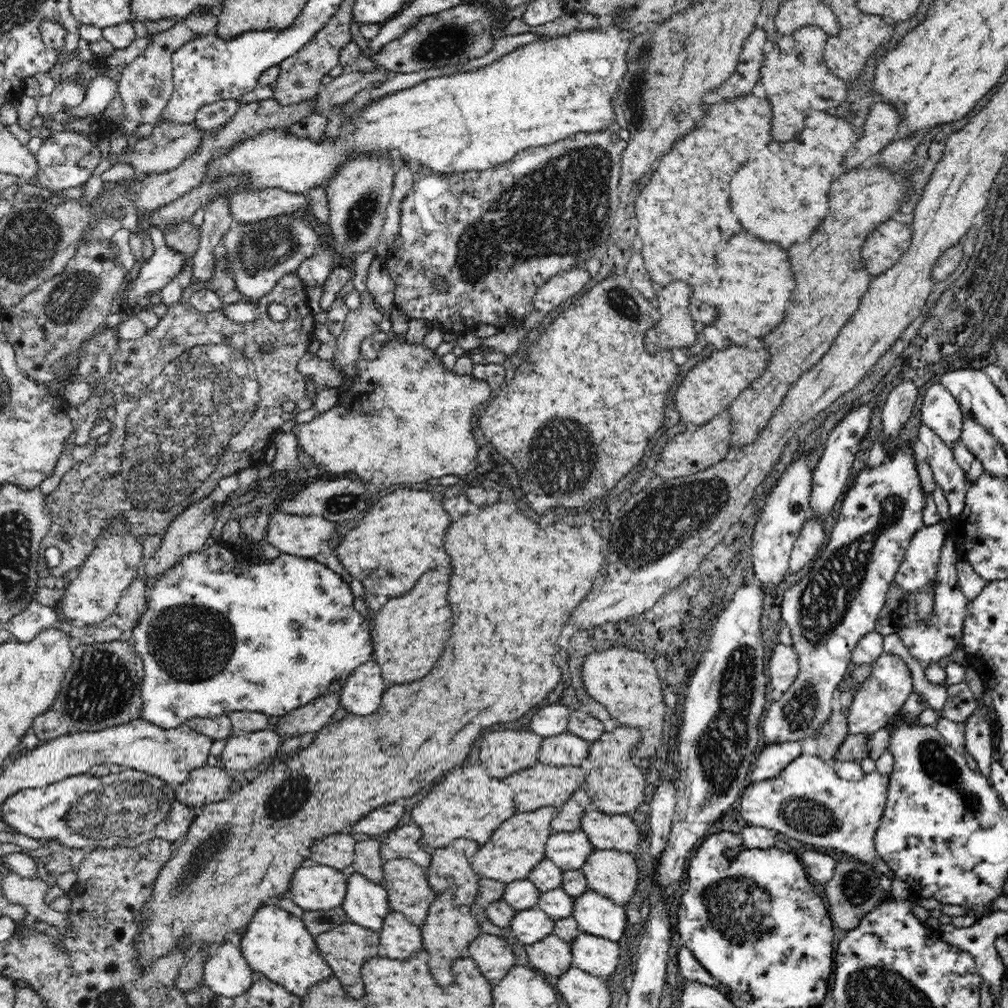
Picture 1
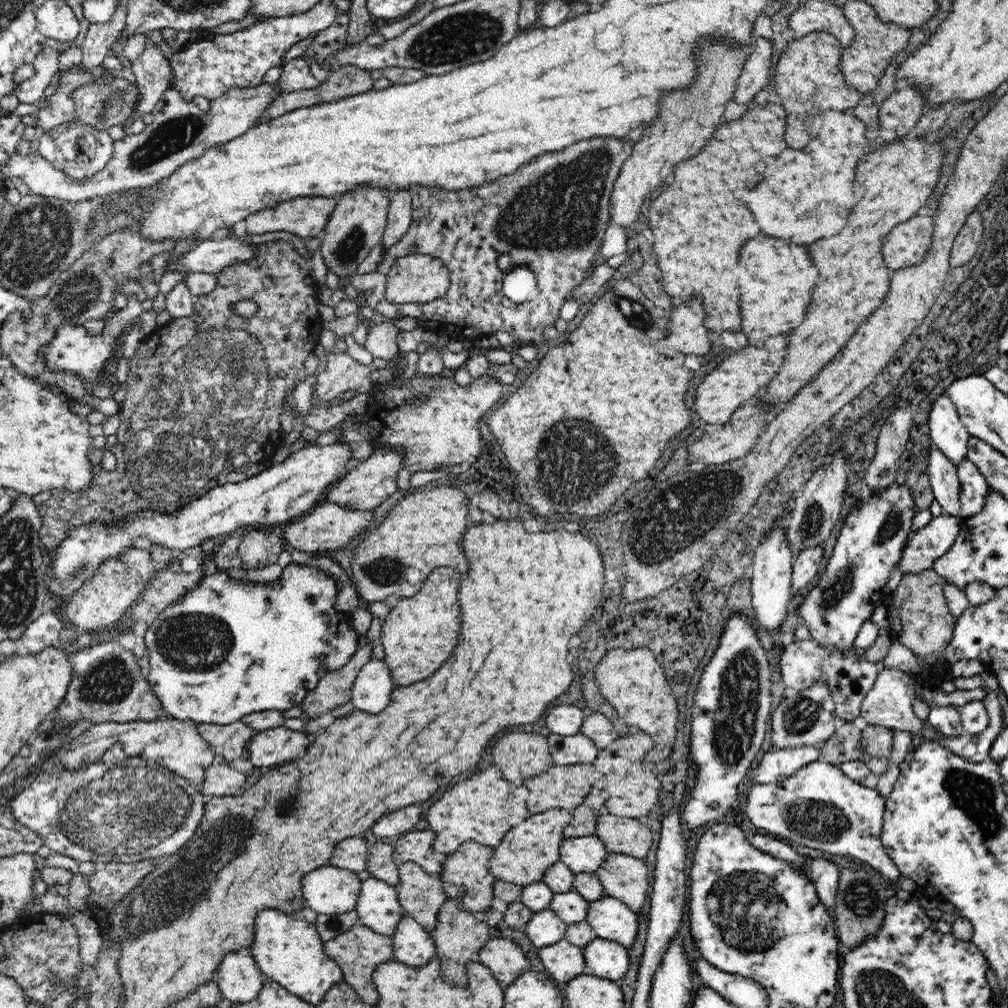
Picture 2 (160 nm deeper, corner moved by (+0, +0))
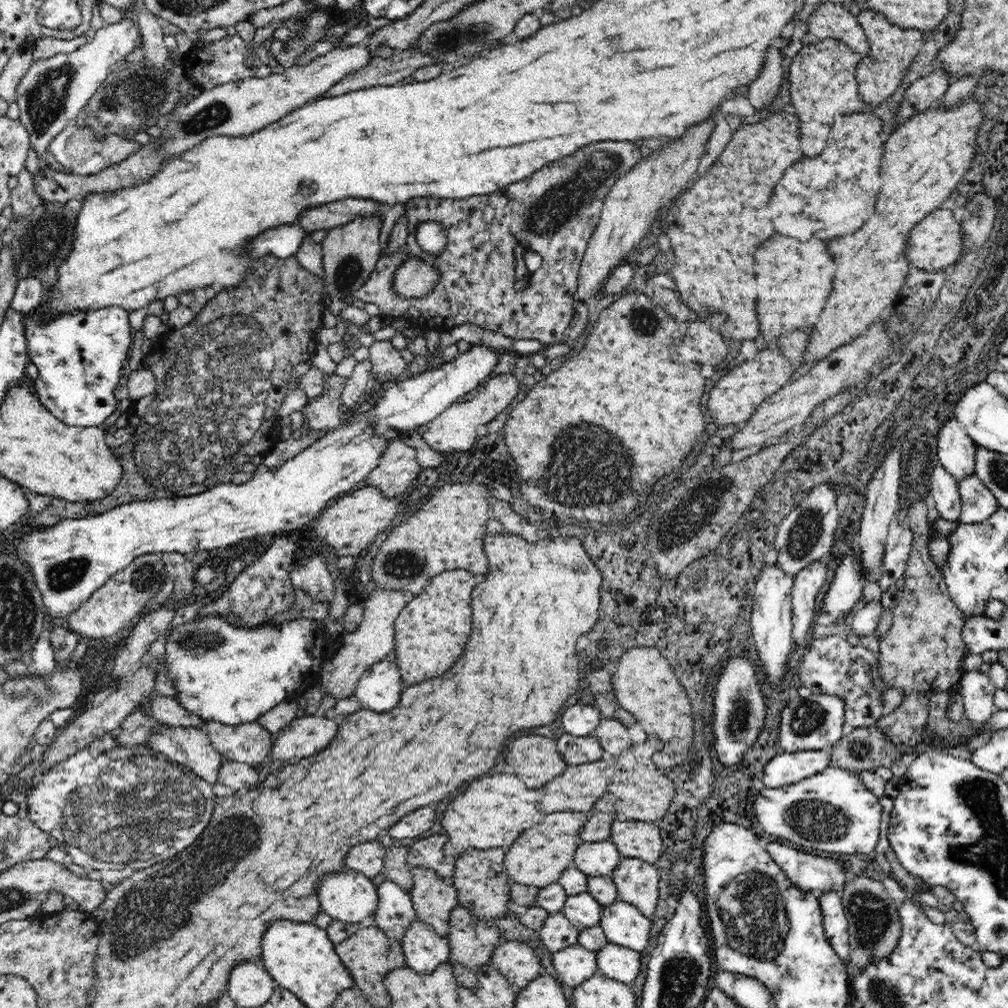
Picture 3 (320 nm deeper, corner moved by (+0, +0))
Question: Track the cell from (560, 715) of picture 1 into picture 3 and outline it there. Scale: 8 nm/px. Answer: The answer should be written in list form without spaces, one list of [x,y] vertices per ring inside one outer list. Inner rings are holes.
[[[576,704],[570,706],[562,714],[562,726],[566,733],[572,736],[586,737],[593,735],[599,728],[601,721],[600,710],[595,705],[581,706],[581,704]]]

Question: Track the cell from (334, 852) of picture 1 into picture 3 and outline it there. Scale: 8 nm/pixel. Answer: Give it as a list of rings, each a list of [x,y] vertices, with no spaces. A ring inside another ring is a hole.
[[[378,840],[370,844],[360,844],[348,852],[345,868],[357,870],[372,879],[382,873],[387,854],[388,850]]]

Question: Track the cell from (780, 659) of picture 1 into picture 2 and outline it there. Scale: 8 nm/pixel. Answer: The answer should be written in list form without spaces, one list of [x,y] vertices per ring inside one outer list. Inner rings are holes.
[[[794,640],[781,654],[780,670],[782,680],[786,687],[796,690],[806,690],[812,686],[817,679],[826,681],[830,694],[835,701],[835,715],[840,721],[854,721],[859,718],[862,702],[866,693],[876,682],[876,676],[883,665],[868,661],[865,656],[858,656],[855,653],[852,656],[845,656],[837,650],[829,650],[826,647],[820,647],[816,641]]]

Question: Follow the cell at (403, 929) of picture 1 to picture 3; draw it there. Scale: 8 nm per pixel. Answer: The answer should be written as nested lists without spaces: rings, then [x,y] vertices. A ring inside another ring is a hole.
[[[422,920],[412,922],[400,941],[405,966],[418,973],[430,974],[438,968],[438,964],[450,958],[448,939],[438,935]]]

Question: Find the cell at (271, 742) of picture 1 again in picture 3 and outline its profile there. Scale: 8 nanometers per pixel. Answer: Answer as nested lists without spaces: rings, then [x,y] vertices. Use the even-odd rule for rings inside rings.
[[[307,716],[292,720],[283,730],[274,734],[272,750],[268,754],[268,759],[276,758],[276,760],[288,760],[289,758],[306,758],[320,752],[324,746],[332,743],[336,737],[336,732],[339,730],[338,724],[334,720],[328,720],[326,717]]]

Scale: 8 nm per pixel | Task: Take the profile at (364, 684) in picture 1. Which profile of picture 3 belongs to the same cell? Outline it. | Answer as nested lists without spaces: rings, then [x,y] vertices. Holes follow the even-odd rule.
[[[395,661],[373,664],[360,677],[355,696],[365,709],[386,712],[398,704],[402,694],[402,677]]]

